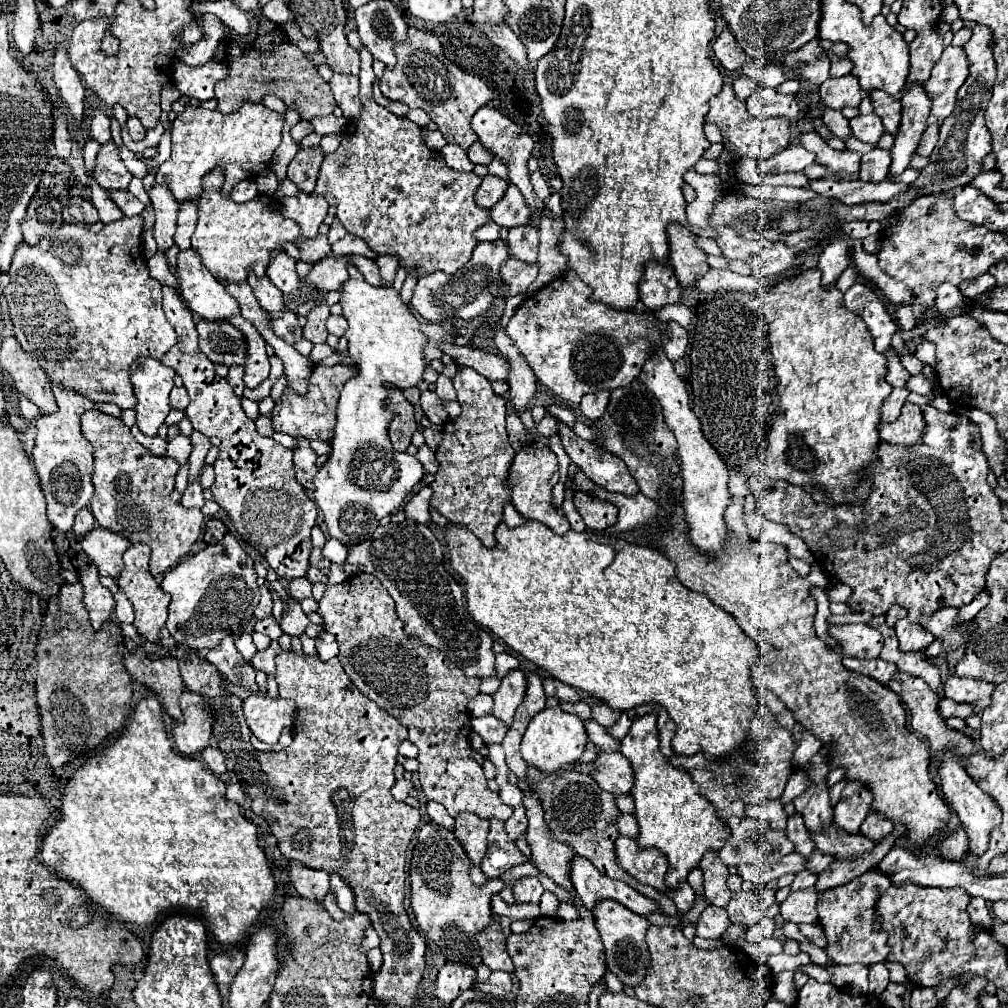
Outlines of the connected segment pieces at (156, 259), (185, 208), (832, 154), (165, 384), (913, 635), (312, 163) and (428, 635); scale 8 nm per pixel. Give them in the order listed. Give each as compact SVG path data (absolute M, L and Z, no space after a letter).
M160 252L154 254L154 256L148 260L148 270L150 270L150 276L156 278L160 284L166 284L166 286L170 286L172 290L176 290L176 294L180 294L180 290L178 290L178 280L176 280L174 274L170 272L164 254L160 254Z
M184 202L180 204L178 212L178 228L174 234L174 242L180 250L190 248L190 238L196 228L196 202Z
M808 132L800 136L806 150L816 154L816 162L822 164L836 180L856 180L860 154L852 150L832 150L818 132Z
M138 358L134 364L138 364L138 368L132 372L130 380L138 396L138 406L134 408L136 426L142 434L156 436L170 412L168 394L174 386L172 380L176 372L156 358Z
M908 618L898 620L894 630L896 630L896 636L898 636L902 652L926 650L926 646L930 646L934 642L934 636L928 630L924 630L918 624L912 624Z
M306 148L298 150L294 160L288 166L288 178L302 190L302 192L314 192L318 170L322 164L322 150L320 148Z
M414 520L378 526L366 542L350 548L348 562L374 574L396 602L396 614L404 622L408 638L444 652L466 676L496 676L492 636L478 626L464 608L464 588L444 566L444 550L432 530Z

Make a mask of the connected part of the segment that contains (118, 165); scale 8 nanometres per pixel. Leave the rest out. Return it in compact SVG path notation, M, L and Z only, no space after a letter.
M108 142L100 148L96 156L96 168L94 168L94 178L98 180L104 190L126 190L132 174L126 170L118 156L118 146L114 142Z

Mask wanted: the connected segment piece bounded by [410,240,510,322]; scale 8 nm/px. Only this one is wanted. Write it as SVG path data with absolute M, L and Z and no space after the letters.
M504 240L478 242L472 258L456 274L434 272L434 274L422 276L414 288L414 296L410 302L412 308L416 308L416 312L428 322L440 322L446 318L470 320L470 318L476 318L488 312L494 300L490 286L500 282L500 268L508 256L510 254L508 254L508 246Z

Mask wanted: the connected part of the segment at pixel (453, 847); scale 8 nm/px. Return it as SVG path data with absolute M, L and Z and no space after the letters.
M434 822L420 828L410 860L410 900L418 928L430 942L434 942L442 950L446 962L458 962L478 968L482 964L482 958L474 936L490 926L494 918L490 898L506 884L498 878L496 882L476 886L472 884L468 870L470 860L450 830Z

